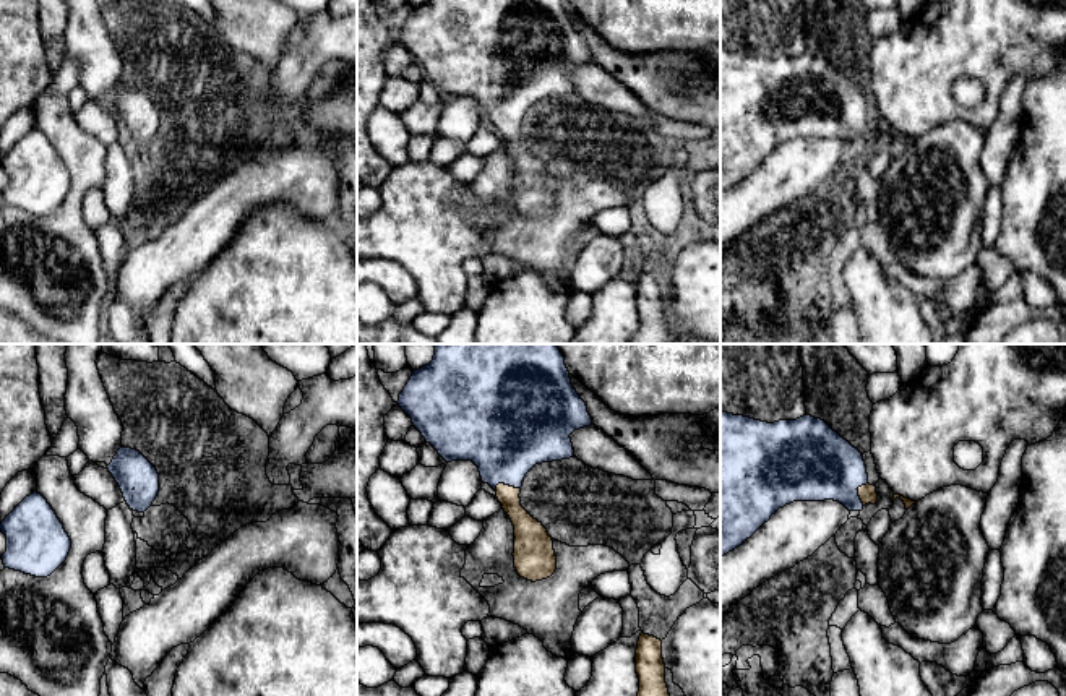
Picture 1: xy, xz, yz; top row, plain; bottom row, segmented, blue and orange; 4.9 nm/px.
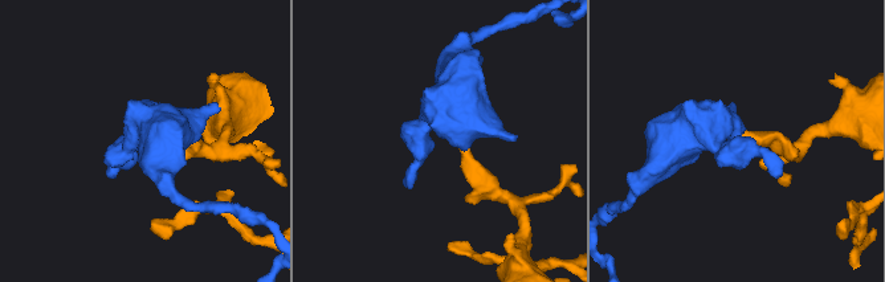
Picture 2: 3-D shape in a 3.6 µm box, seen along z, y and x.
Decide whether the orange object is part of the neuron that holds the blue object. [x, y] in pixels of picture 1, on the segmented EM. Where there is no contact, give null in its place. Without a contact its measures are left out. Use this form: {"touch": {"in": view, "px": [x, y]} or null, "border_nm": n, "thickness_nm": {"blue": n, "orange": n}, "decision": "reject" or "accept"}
{"touch": {"in": "xz", "px": [508, 484]}, "border_nm": 130, "thickness_nm": {"blue": 420, "orange": 130}, "decision": "accept"}

